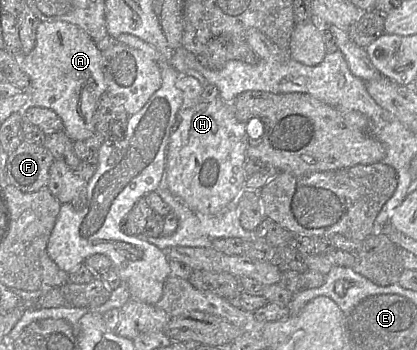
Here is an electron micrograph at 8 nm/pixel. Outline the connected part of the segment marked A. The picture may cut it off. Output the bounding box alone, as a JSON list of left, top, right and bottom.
[20,21,107,141]

